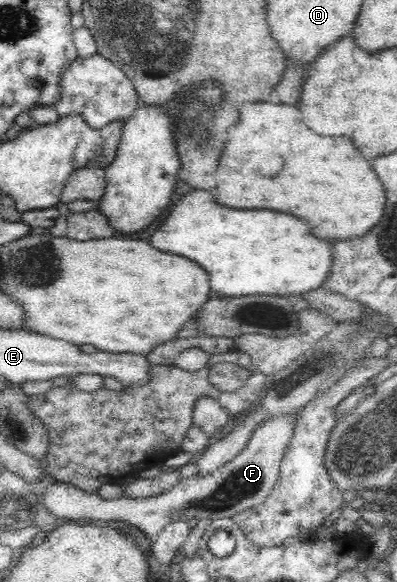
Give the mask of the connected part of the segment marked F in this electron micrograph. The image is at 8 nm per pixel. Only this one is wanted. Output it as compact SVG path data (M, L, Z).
M288 414L284 418L270 418L262 422L262 426L251 433L246 446L230 462L220 465L206 476L194 475L182 479L165 494L141 499L129 496L103 500L96 493L82 491L70 483L54 480L52 486L41 494L40 499L44 503L44 508L58 518L73 522L78 520L99 523L110 520L124 522L132 528L138 528L148 538L148 542L154 542L158 532L168 523L178 521L187 523L192 518L196 520L232 518L234 514L266 501L276 487L280 462L290 444L296 422L295 414Z

